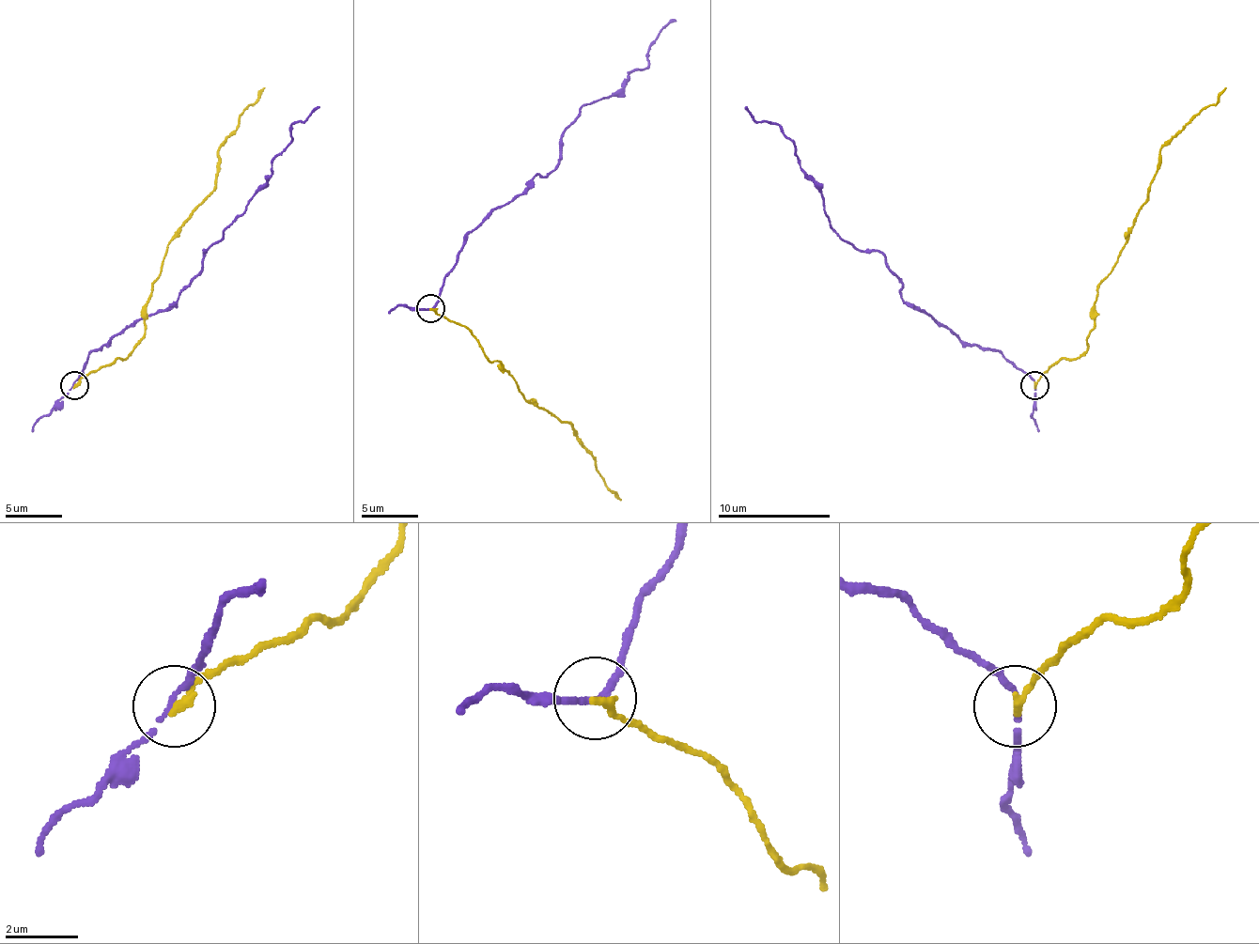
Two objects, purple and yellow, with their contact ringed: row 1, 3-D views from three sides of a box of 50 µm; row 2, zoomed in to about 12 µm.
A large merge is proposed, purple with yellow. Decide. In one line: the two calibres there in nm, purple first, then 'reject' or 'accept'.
calibres 140 and 240 nm; reject

